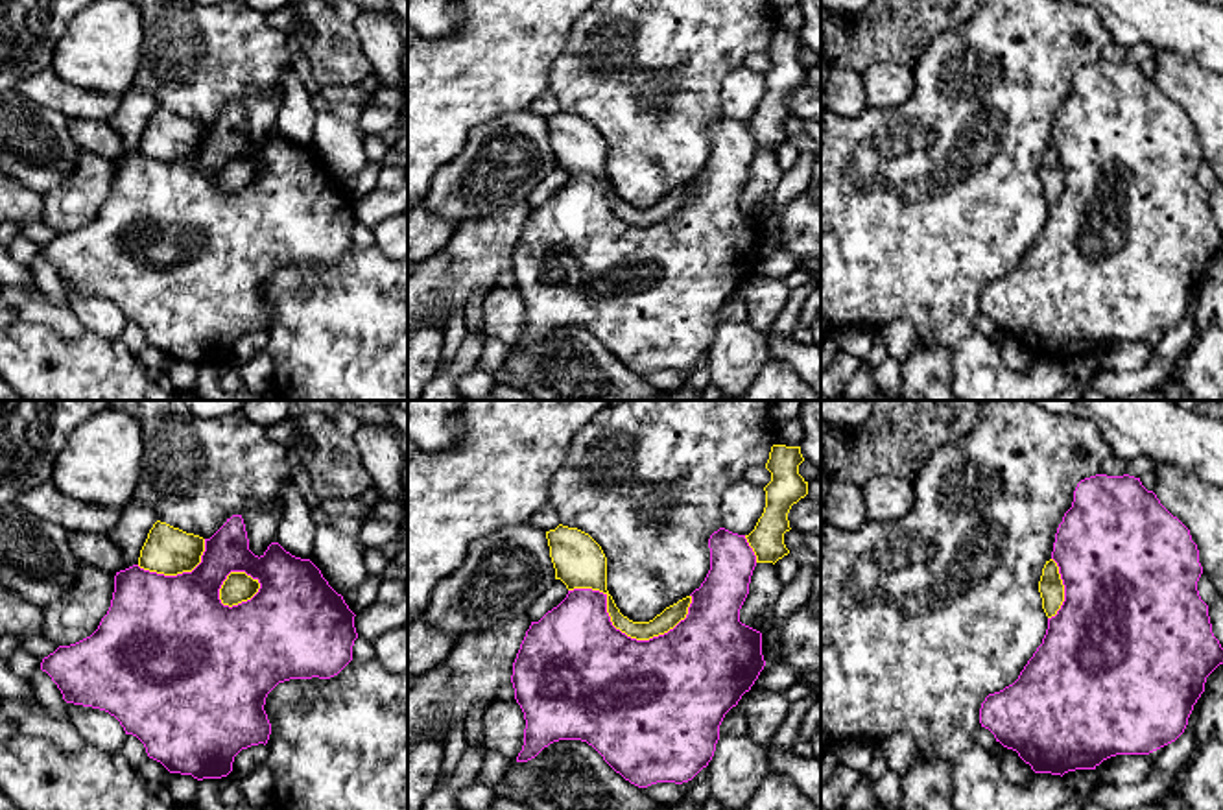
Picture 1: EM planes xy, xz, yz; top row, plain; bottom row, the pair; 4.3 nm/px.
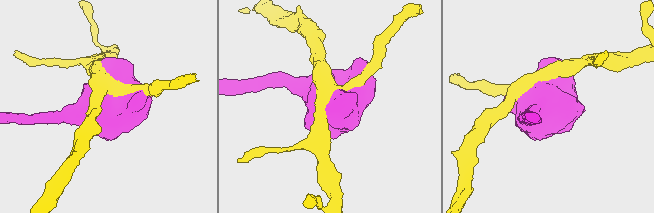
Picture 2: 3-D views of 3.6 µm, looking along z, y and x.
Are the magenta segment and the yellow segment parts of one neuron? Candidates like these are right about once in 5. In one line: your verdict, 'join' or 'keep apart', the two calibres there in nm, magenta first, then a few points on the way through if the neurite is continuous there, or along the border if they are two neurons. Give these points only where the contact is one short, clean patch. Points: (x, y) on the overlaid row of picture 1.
keep apart; calibres 500 and 90 nm

